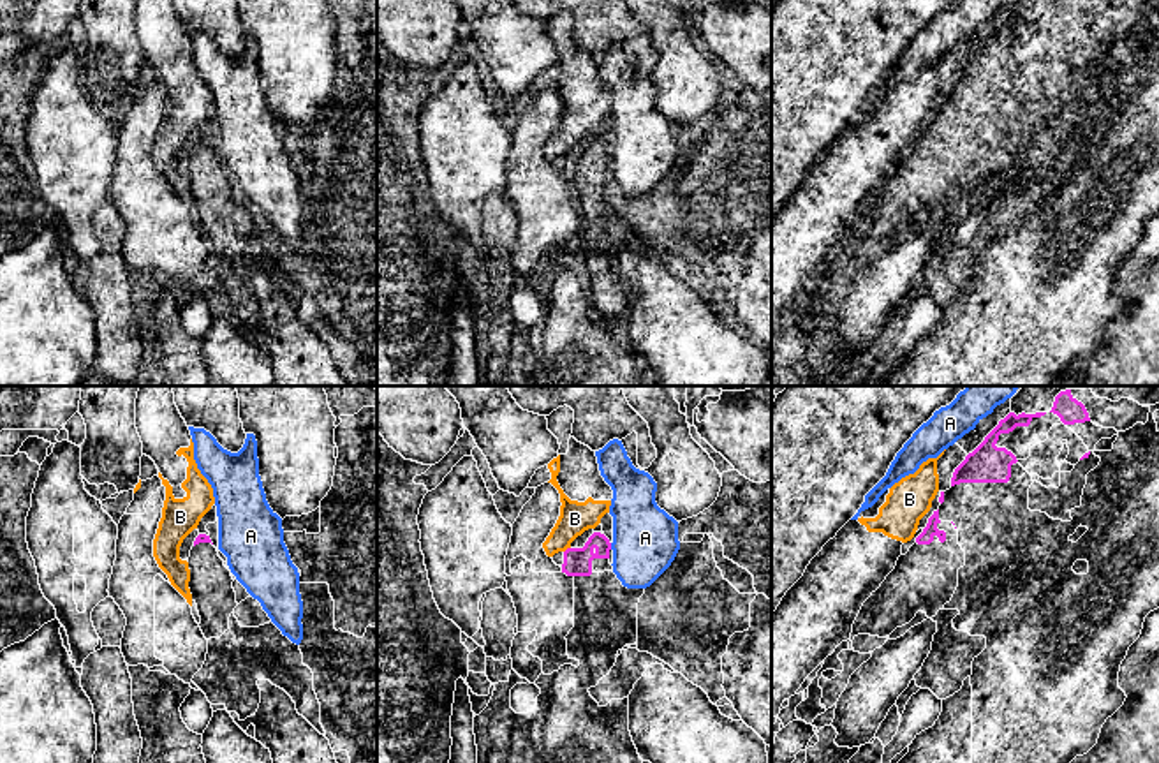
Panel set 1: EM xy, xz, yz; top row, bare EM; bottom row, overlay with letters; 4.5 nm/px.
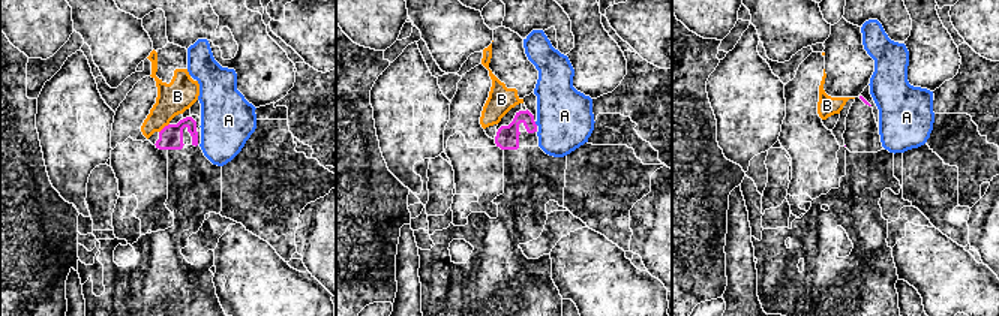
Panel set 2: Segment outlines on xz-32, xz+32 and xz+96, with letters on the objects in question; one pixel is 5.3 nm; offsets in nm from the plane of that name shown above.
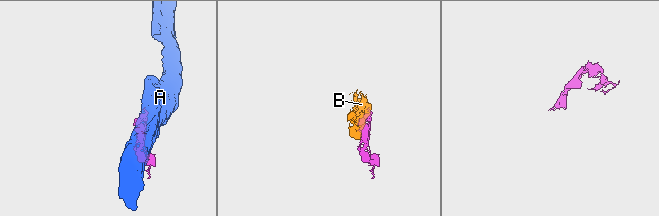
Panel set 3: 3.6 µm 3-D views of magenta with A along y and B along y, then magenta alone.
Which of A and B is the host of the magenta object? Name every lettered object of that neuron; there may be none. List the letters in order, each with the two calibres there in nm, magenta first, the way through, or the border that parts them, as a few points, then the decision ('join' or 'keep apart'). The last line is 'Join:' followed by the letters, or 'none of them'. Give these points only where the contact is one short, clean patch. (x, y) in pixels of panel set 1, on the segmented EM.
A: calibres 130 and 300 nm; keep apart
B: calibres 130 and 150 nm; border xz (569, 547), (564, 552); keep apart
Join: none of them

